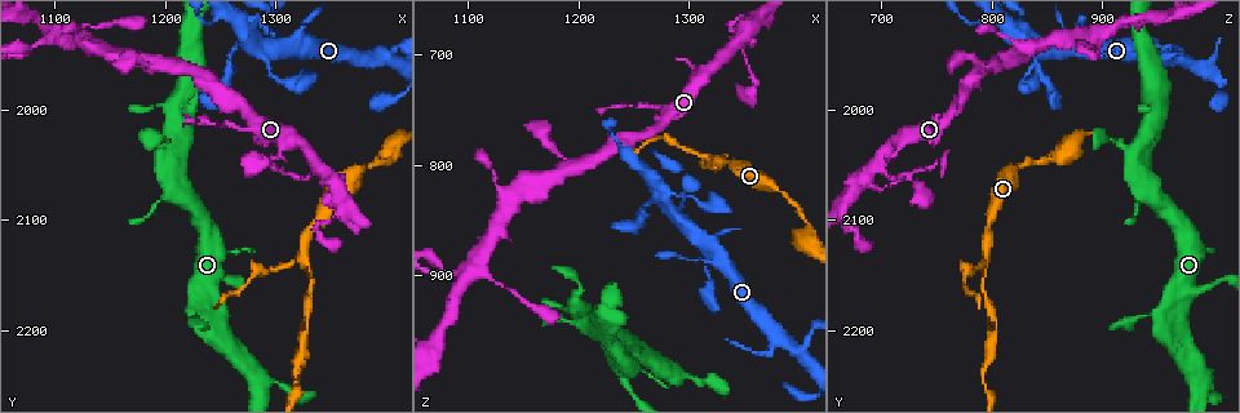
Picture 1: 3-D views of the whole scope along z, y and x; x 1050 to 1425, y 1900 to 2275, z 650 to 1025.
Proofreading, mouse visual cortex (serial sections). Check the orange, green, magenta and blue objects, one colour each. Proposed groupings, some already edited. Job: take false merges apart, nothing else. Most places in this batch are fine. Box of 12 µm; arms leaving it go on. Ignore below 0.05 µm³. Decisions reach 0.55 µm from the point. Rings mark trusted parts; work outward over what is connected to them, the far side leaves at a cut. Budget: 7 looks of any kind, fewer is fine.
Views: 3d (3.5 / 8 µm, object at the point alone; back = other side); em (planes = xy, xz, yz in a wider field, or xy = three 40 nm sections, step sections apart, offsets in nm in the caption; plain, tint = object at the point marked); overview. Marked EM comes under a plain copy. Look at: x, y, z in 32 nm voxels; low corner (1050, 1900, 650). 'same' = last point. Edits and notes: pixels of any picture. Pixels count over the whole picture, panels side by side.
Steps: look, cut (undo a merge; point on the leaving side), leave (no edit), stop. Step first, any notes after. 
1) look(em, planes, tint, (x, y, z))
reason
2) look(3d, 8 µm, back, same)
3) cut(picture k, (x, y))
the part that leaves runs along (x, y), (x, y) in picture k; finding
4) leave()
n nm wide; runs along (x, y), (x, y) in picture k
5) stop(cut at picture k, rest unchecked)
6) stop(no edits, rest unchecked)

look(3d, 3.5 µm, (1332, 2058, 704))
two arms in line, one across

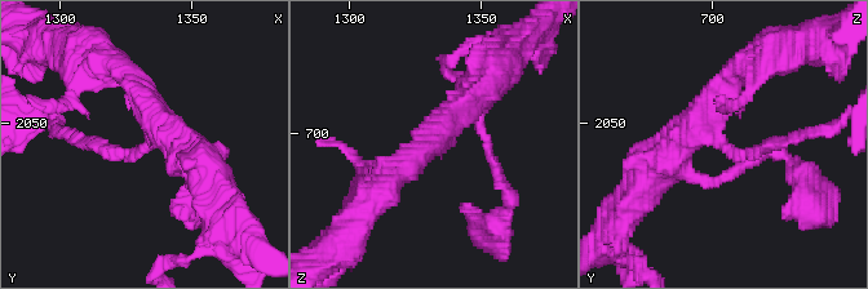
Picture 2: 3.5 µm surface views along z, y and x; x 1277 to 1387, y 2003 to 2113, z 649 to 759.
look(em, planes, tint, (1333, 2057, 705))
3 arms; arms of 150, 350, 350 nm; need the tissue

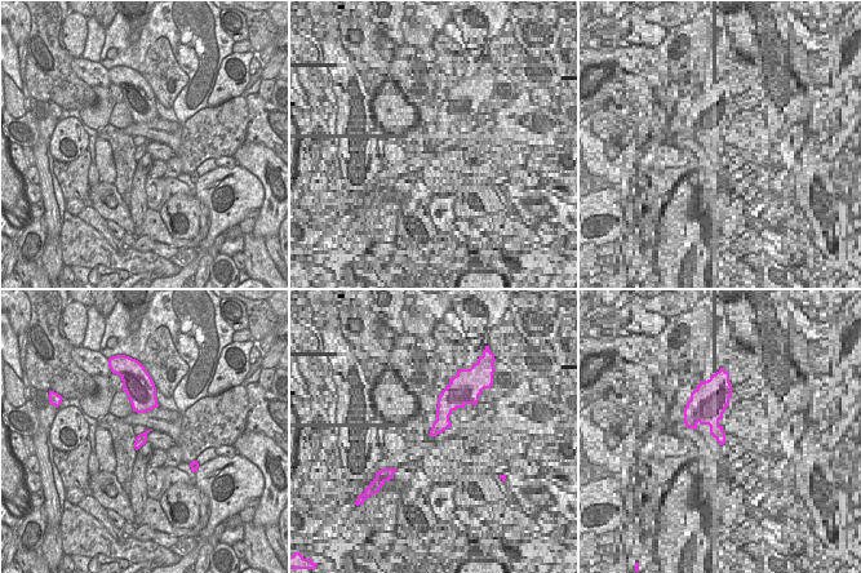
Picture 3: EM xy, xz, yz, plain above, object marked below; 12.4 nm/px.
look(em, xy, step 3, tint, same)
cut it another way

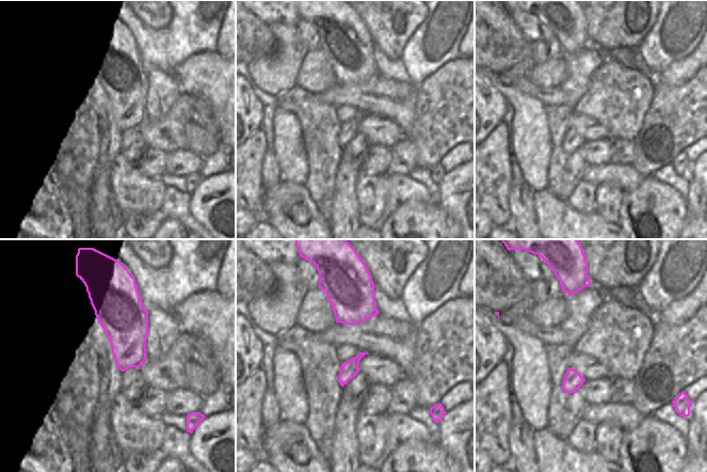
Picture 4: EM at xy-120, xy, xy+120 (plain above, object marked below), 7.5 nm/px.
leave()
runs along (727, 81), (700, 121), (738, 156), (780, 145) in picture 2; continuous, no second cell

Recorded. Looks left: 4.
look(3d, 3.5 µm, (1324, 2126, 792))
arms part here

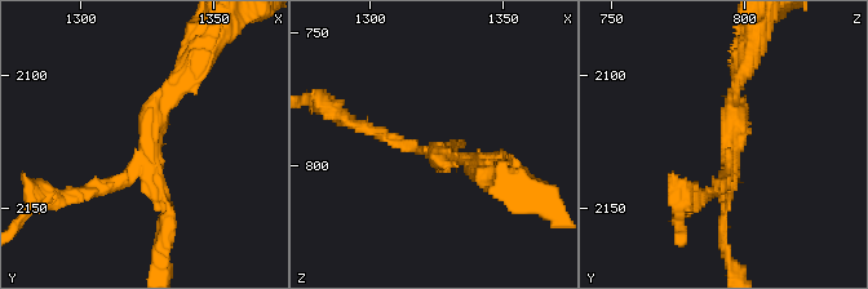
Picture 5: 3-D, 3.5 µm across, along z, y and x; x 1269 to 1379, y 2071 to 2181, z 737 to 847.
look(em, xy, step 2, tint, (1324, 2129, 794))
3 arms; arms of 150, 150, 150 nm

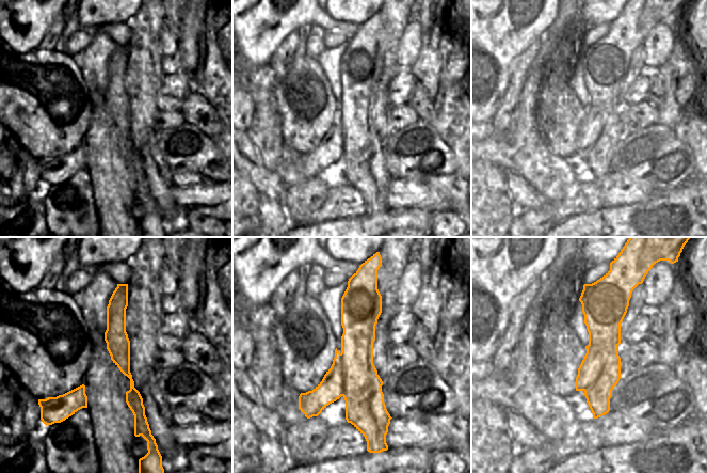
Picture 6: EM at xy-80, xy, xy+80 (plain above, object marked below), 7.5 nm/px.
cut(picture 5, (385, 136))
the part that leaves runs along (425, 150), (358, 127), (326, 105) in picture 5; two cells meet here

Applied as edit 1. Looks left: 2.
stop(cut at picture 5, rest unchecked)

